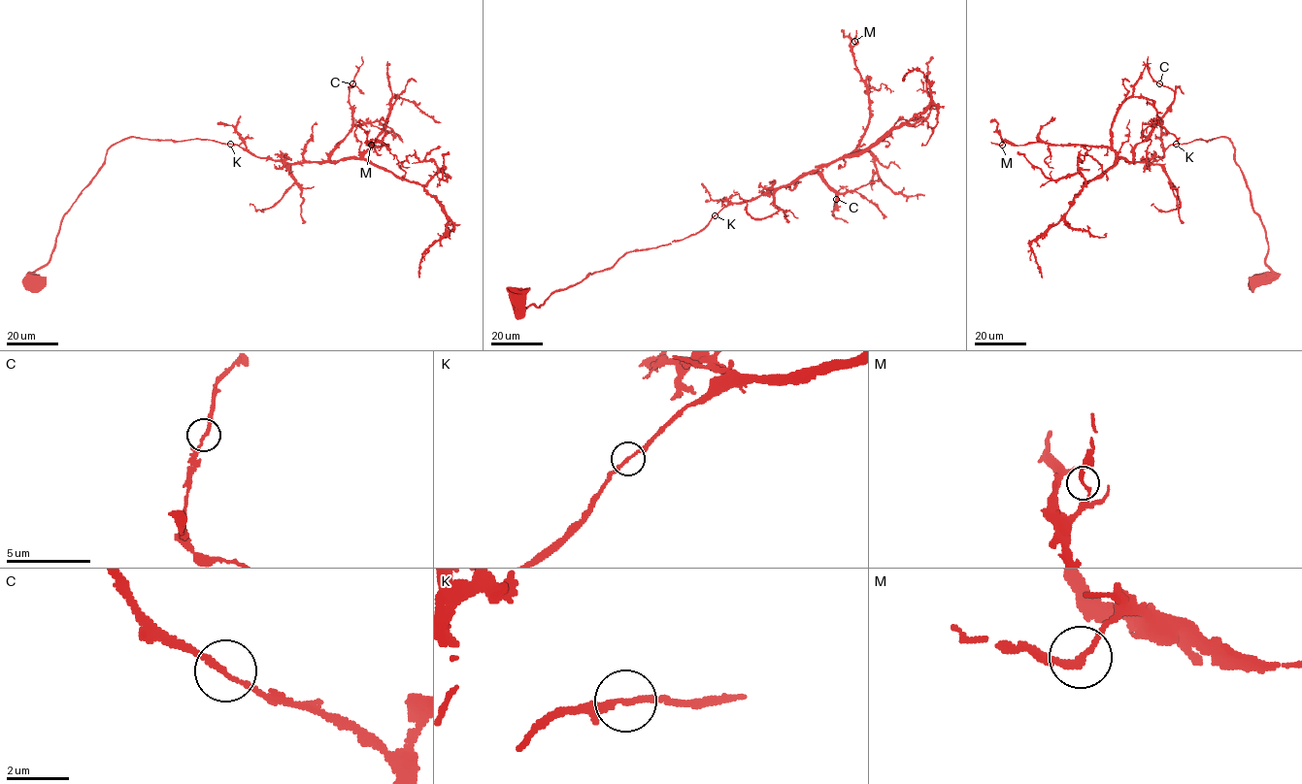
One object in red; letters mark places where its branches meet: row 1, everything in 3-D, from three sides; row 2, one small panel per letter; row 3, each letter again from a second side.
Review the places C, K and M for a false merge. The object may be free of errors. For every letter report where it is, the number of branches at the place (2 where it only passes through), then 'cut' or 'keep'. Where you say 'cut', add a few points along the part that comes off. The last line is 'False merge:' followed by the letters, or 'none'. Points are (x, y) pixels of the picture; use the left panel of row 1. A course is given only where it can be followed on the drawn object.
C: place (352, 83); branches 2; keep
K: place (230, 144); branches 2; keep
M: place (371, 145); branches 2; keep
False merge: none

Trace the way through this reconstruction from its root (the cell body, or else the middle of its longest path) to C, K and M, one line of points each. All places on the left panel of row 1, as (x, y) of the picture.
C: (34, 279), (62, 217), (115, 144), (207, 139), (289, 163), (323, 161), (351, 128), (351, 83)
K: (34, 279), (32, 273), (50, 260), (62, 217), (103, 164), (111, 146), (132, 137), (230, 144)
M: (34, 279), (62, 217), (106, 151), (128, 138), (207, 139), (289, 163), (358, 159), (385, 145), (371, 145)

